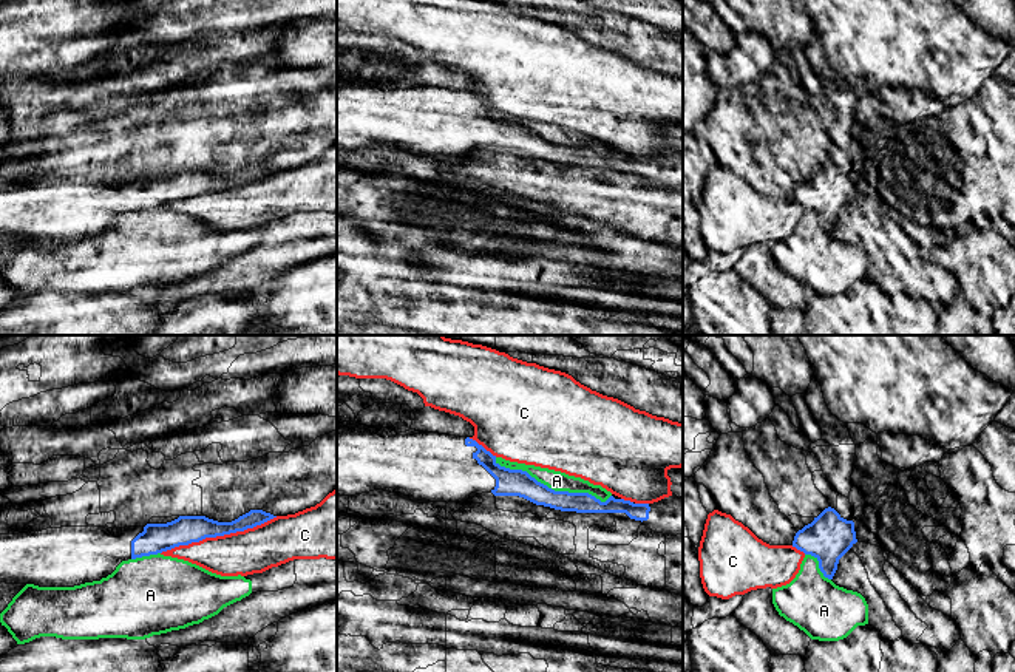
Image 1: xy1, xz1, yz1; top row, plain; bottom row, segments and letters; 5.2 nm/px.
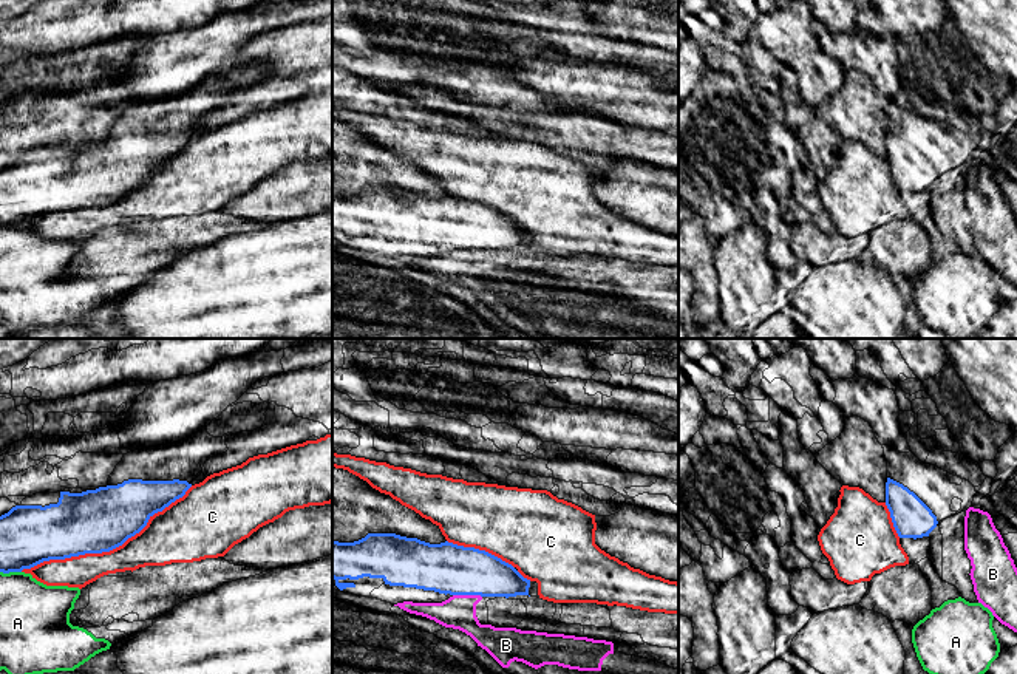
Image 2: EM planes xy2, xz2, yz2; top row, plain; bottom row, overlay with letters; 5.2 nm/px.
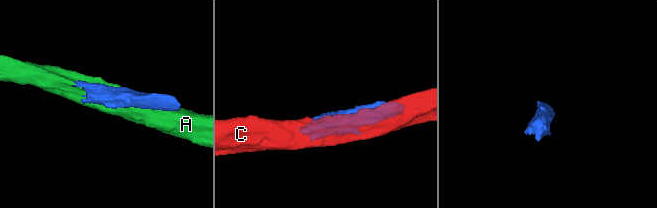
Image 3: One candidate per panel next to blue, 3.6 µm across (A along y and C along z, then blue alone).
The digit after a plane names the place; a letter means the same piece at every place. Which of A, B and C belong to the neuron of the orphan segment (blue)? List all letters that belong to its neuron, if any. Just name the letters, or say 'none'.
none

